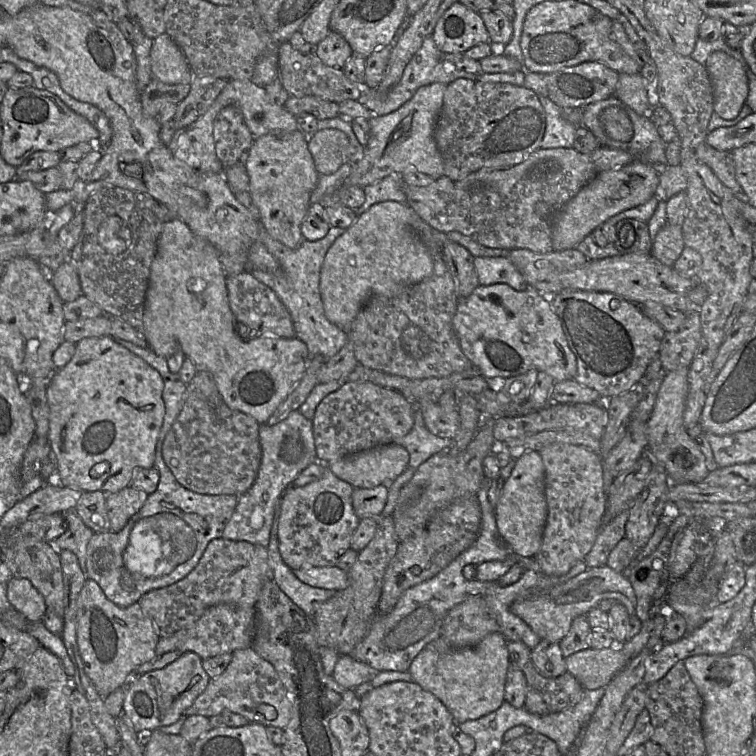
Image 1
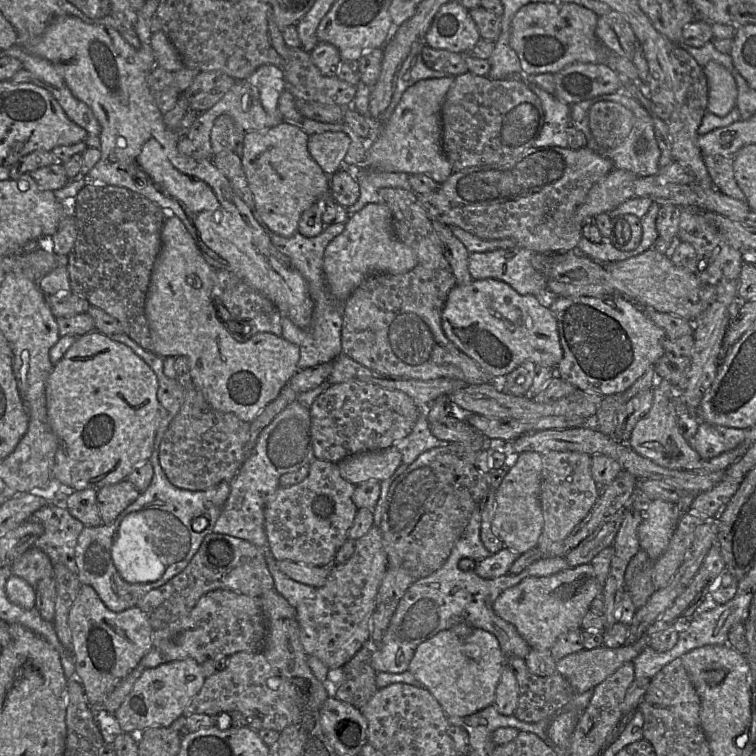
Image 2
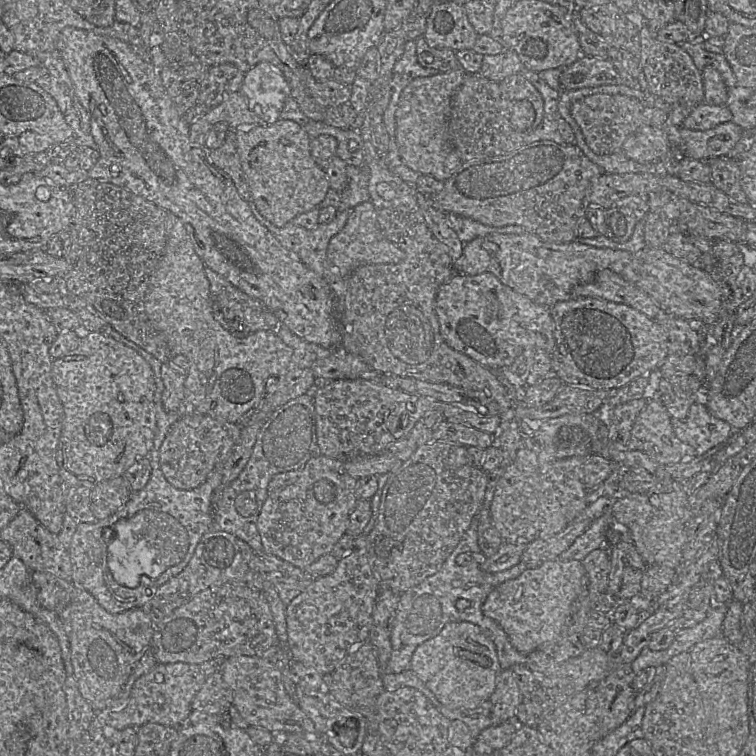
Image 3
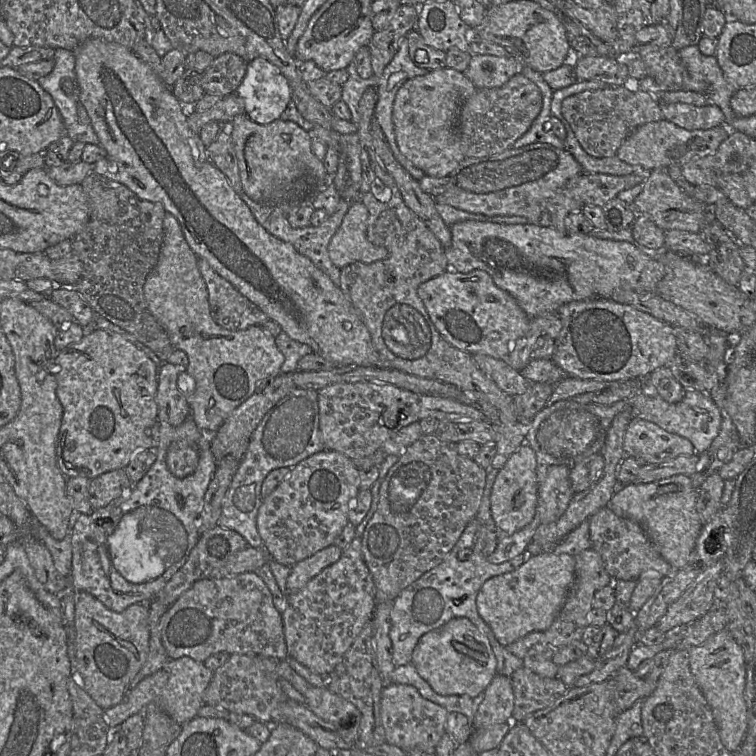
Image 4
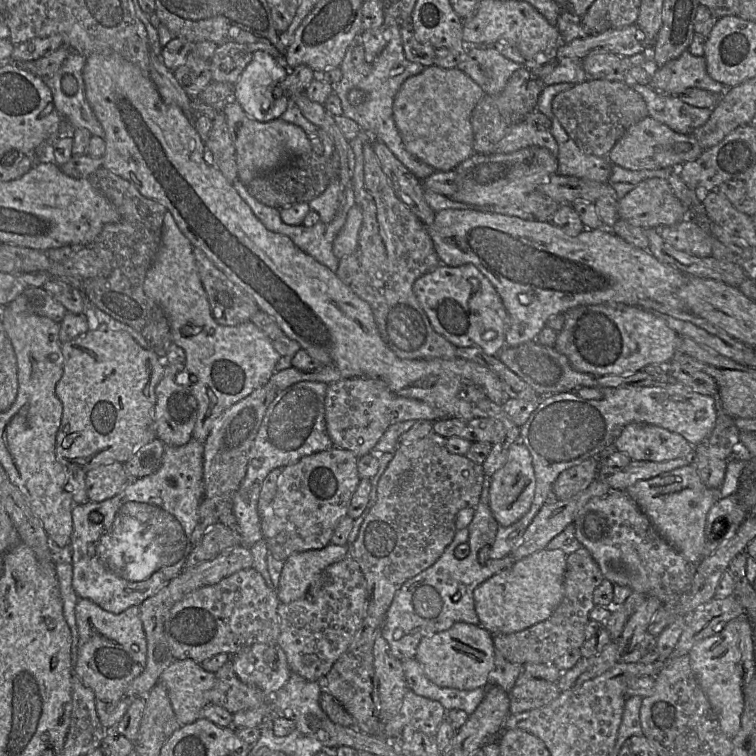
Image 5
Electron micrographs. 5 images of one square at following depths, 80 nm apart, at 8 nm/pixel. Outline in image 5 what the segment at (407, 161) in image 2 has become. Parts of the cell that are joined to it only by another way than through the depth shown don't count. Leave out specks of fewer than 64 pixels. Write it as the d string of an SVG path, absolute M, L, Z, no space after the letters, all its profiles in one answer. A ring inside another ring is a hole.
M426 67L421 73L409 77L394 98L393 114L406 150L436 171L450 171L470 158L474 152L472 112L485 92L459 68Z

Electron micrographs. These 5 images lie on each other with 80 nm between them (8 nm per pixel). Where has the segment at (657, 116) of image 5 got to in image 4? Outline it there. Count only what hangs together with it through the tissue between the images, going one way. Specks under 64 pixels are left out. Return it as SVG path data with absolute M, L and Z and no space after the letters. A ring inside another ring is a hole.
M686 103L660 104L664 119L686 130L706 130L725 124L721 108L715 104L695 106Z

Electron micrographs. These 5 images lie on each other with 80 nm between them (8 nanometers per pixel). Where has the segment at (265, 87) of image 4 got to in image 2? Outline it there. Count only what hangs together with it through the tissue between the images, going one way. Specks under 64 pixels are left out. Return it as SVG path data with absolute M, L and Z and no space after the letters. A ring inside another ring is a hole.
M264 64L247 81L258 89L264 110L270 115L279 114L278 101L285 90L283 70L272 64Z

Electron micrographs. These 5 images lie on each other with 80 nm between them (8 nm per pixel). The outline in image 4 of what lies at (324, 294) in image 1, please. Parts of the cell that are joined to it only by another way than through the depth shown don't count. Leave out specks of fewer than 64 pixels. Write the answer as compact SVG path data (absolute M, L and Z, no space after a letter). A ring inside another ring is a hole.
M362 201L353 202L328 245L329 257L338 268L354 262L372 263L388 257L385 247L368 240L367 220L367 207Z

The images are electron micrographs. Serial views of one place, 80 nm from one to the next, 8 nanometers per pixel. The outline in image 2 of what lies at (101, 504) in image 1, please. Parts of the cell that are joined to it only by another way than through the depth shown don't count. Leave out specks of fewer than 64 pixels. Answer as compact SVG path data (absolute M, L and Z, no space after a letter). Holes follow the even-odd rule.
M93 488L67 491L65 507L85 527L96 527L102 524L97 507L97 490Z

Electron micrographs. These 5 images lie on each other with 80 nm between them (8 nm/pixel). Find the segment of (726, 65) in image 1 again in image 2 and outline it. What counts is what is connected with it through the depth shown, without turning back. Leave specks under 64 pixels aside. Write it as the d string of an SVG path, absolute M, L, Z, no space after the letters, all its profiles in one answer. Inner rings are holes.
M709 61L703 70L708 86L707 111L720 117L726 116L736 106L736 81L723 65L715 61Z

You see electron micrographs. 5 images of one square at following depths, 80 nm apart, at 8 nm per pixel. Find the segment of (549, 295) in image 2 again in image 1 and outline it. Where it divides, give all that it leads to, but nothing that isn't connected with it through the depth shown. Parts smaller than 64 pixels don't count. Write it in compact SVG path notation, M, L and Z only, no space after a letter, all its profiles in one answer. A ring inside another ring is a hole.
M475 257L473 264L480 285L507 284L516 291L529 286L508 257Z

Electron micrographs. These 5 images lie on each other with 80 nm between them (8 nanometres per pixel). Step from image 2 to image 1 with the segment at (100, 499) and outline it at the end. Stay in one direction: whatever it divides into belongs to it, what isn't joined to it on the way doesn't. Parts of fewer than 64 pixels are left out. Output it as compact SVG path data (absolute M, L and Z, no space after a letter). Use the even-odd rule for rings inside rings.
M130 486L106 495L105 508L110 532L121 531L127 522L143 507L147 494Z

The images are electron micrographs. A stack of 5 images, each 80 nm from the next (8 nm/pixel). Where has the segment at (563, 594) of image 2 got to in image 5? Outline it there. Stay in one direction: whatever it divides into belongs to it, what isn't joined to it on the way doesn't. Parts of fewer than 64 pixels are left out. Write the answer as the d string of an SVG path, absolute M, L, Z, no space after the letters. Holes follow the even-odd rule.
M542 549L516 561L510 568L503 570L475 588L473 592L475 611L479 626L492 635L511 634L525 630L548 619L562 601L567 555L562 550Z

